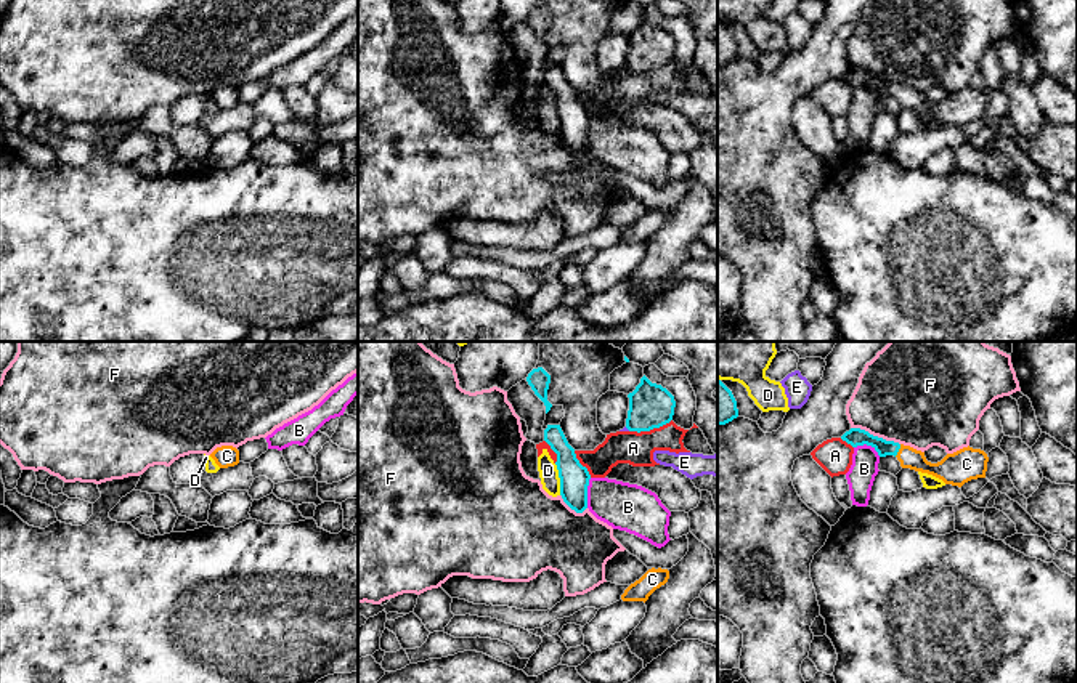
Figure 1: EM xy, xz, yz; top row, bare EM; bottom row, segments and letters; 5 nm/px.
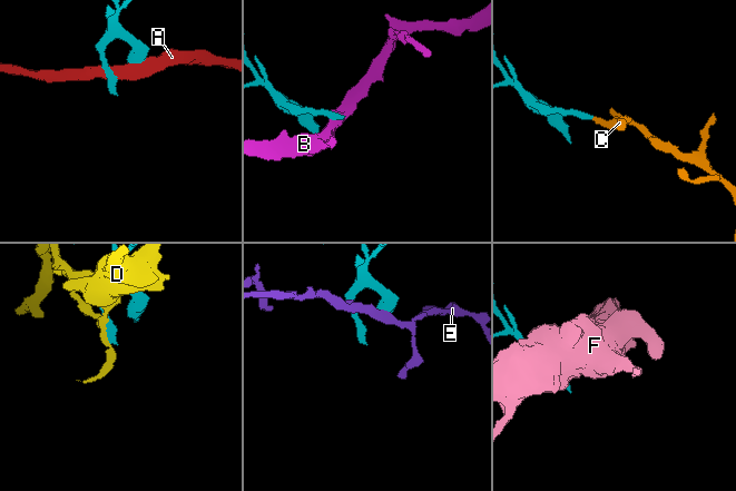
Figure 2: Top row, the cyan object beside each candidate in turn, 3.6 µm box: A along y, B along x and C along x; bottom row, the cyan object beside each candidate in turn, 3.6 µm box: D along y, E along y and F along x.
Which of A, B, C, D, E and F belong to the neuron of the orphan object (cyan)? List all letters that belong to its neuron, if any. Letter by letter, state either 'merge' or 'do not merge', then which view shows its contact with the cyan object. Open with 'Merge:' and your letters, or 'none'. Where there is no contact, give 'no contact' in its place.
Merge: C
A: do not merge; meets cyan in xz
B: do not merge; meets cyan in xz
C: merge; meets cyan in yz
D: do not merge; meets cyan in xz
E: do not merge; meets cyan in xz
F: do not merge; meets cyan in yz

